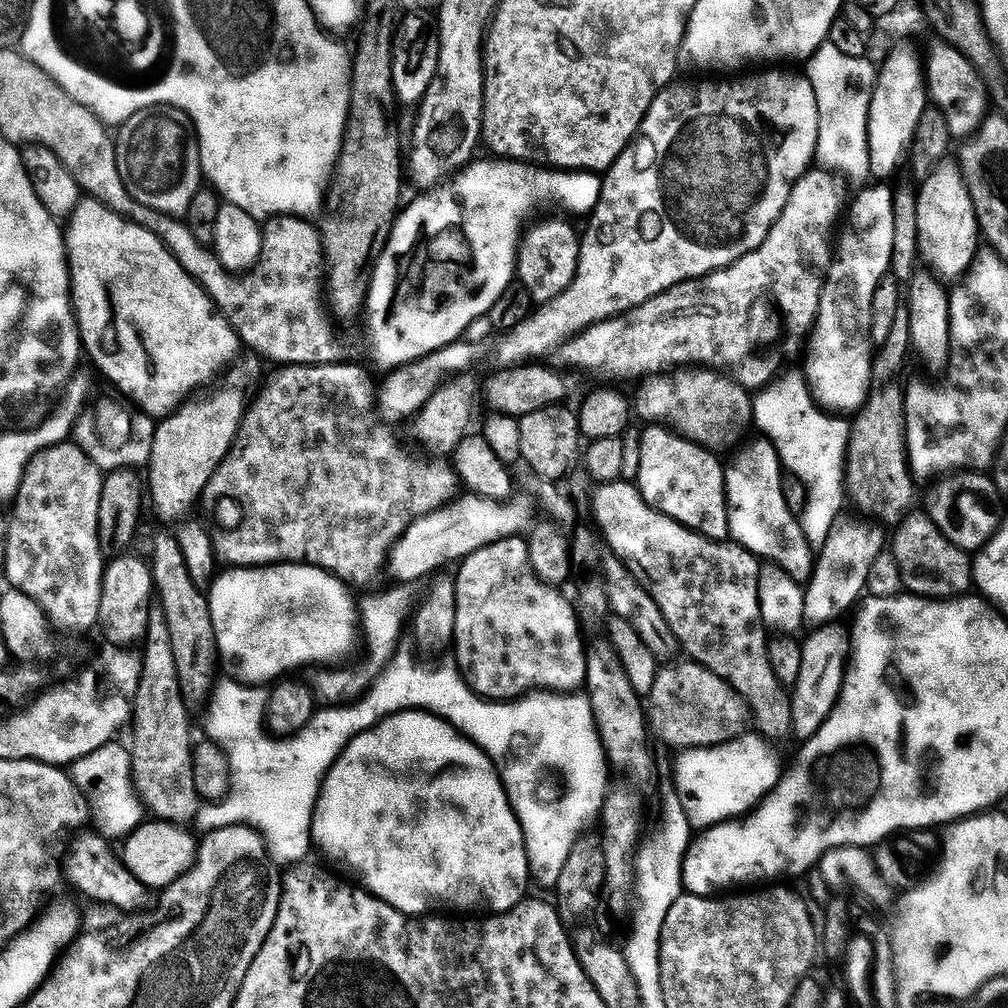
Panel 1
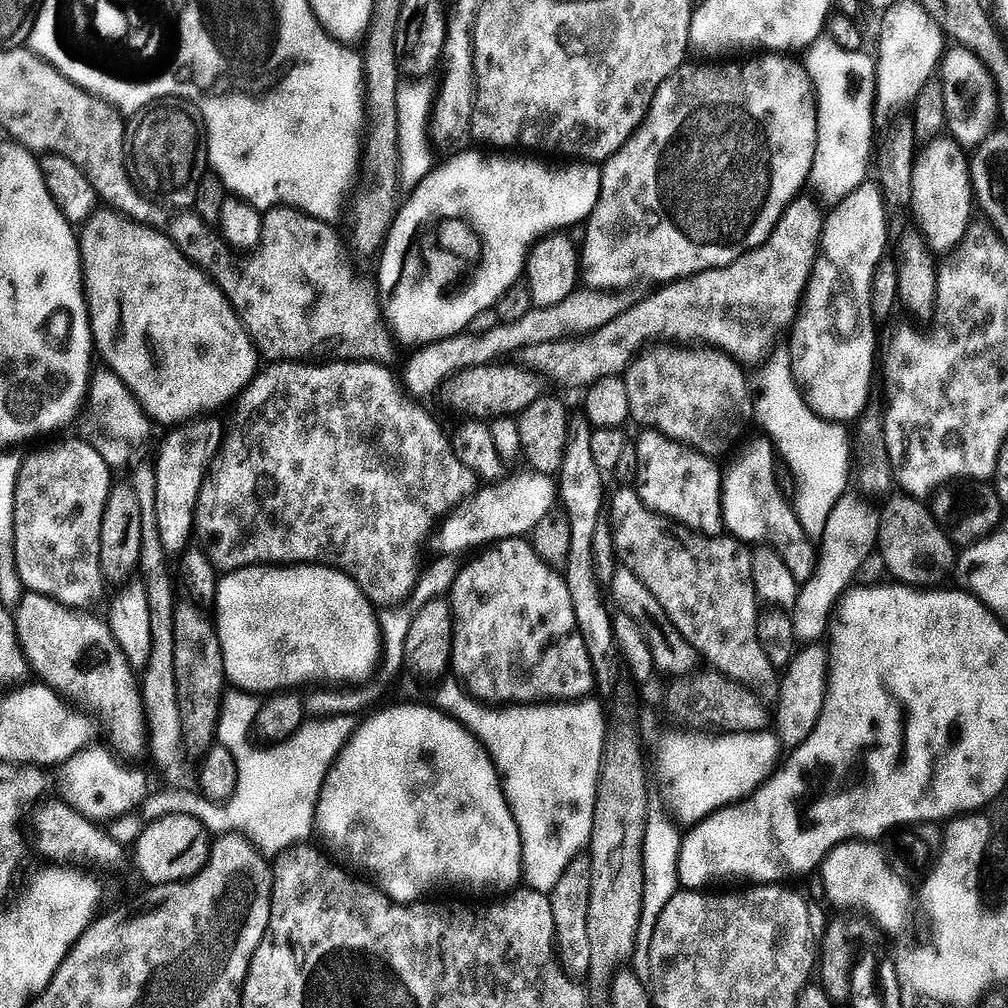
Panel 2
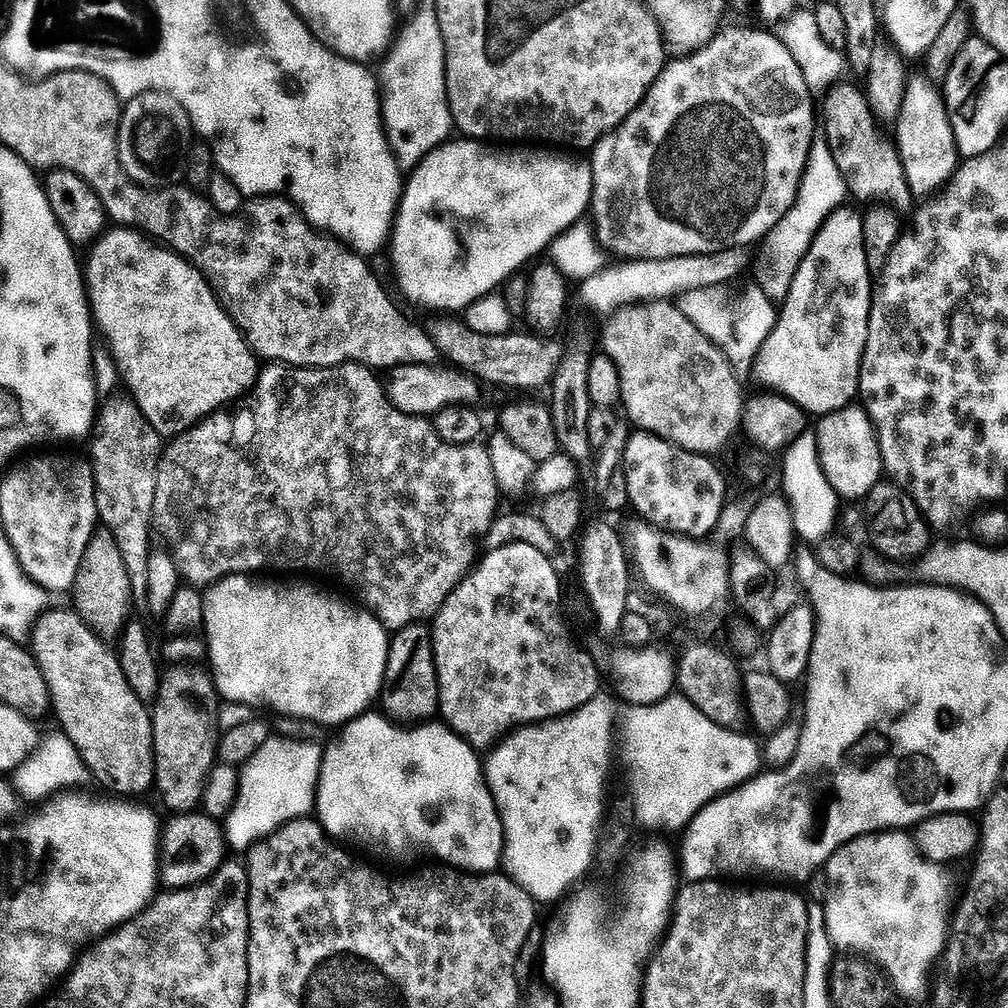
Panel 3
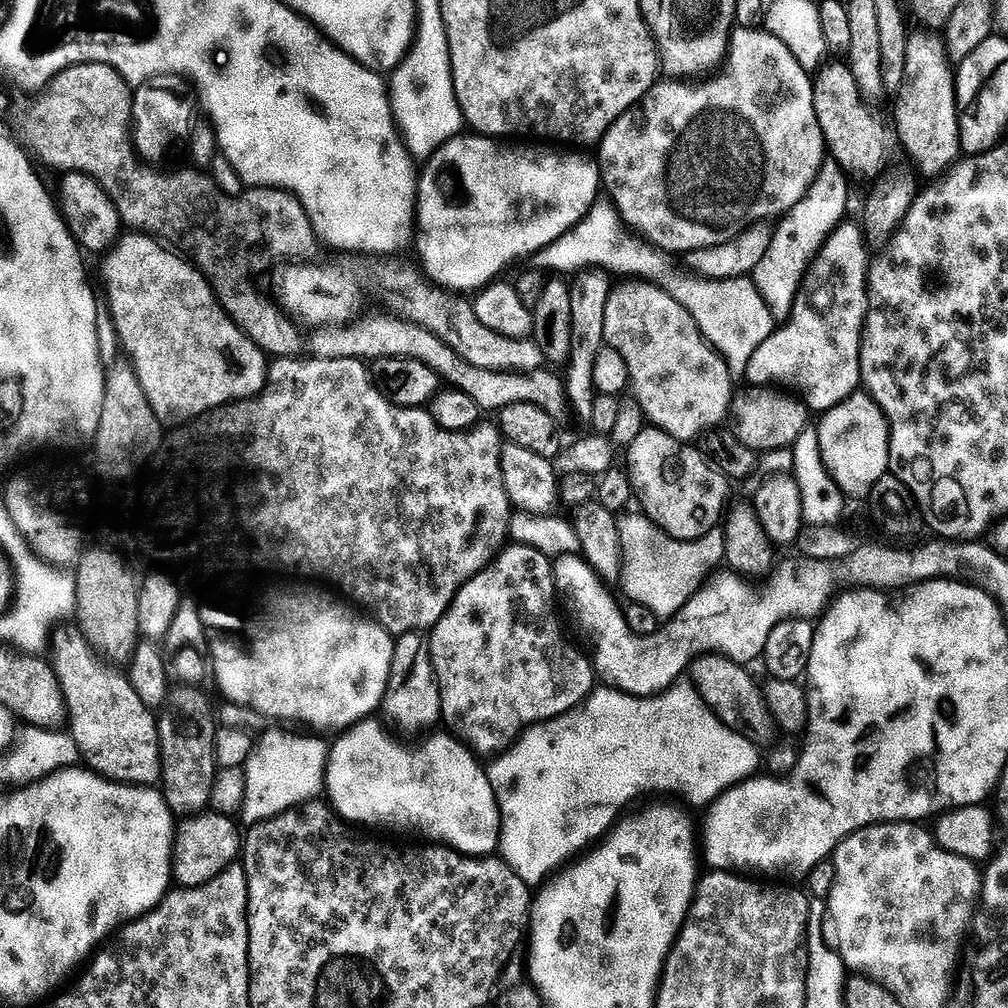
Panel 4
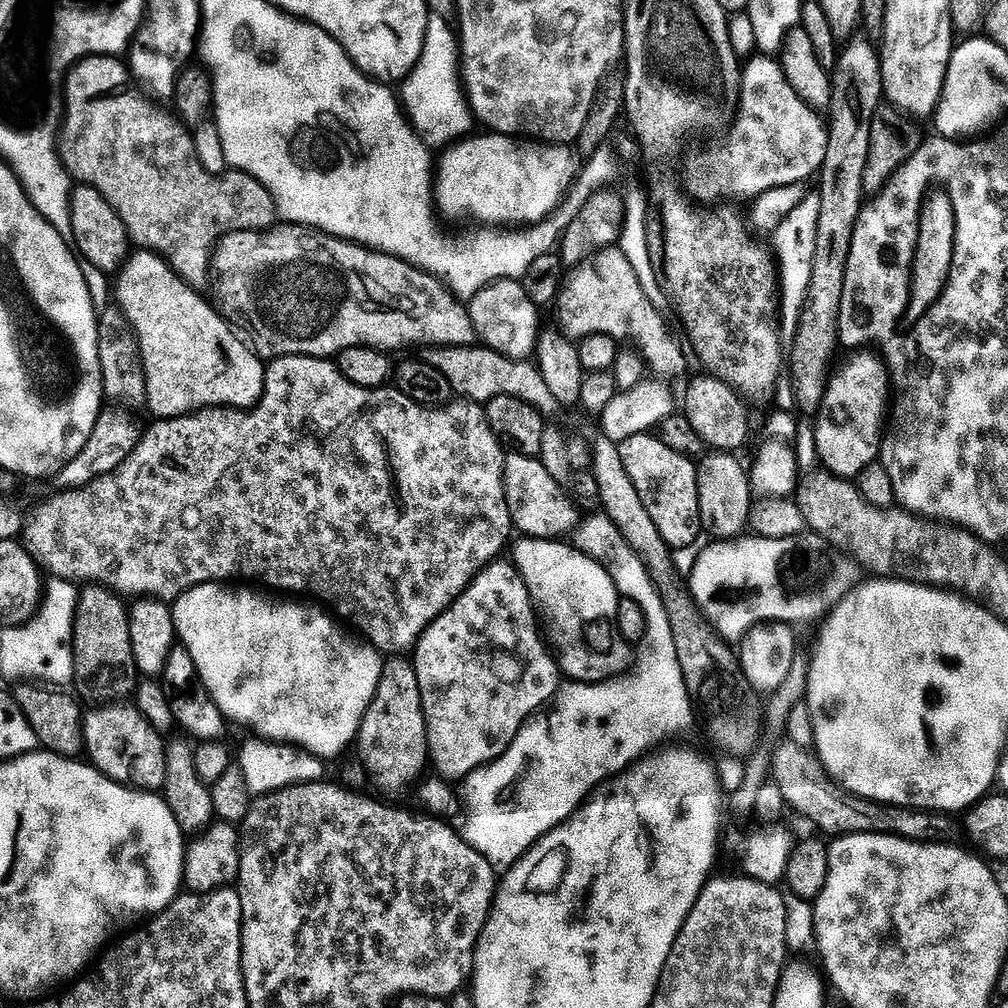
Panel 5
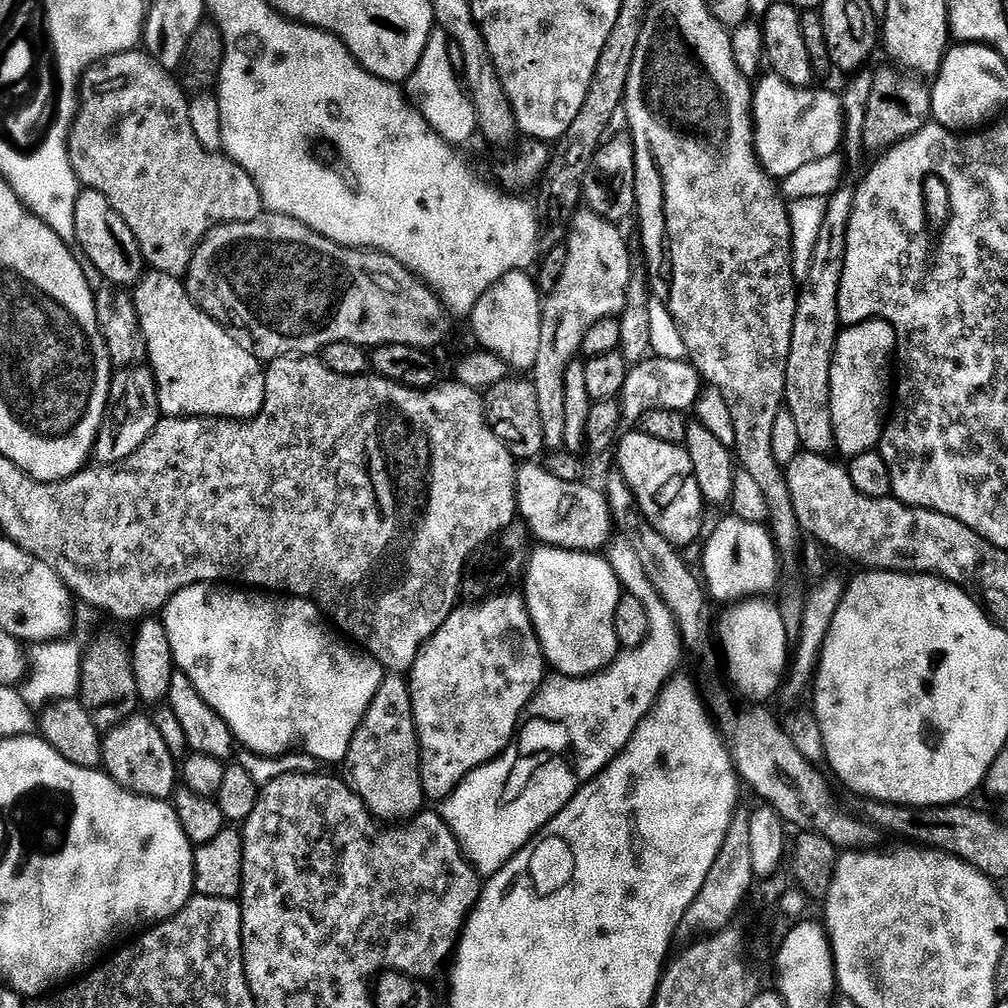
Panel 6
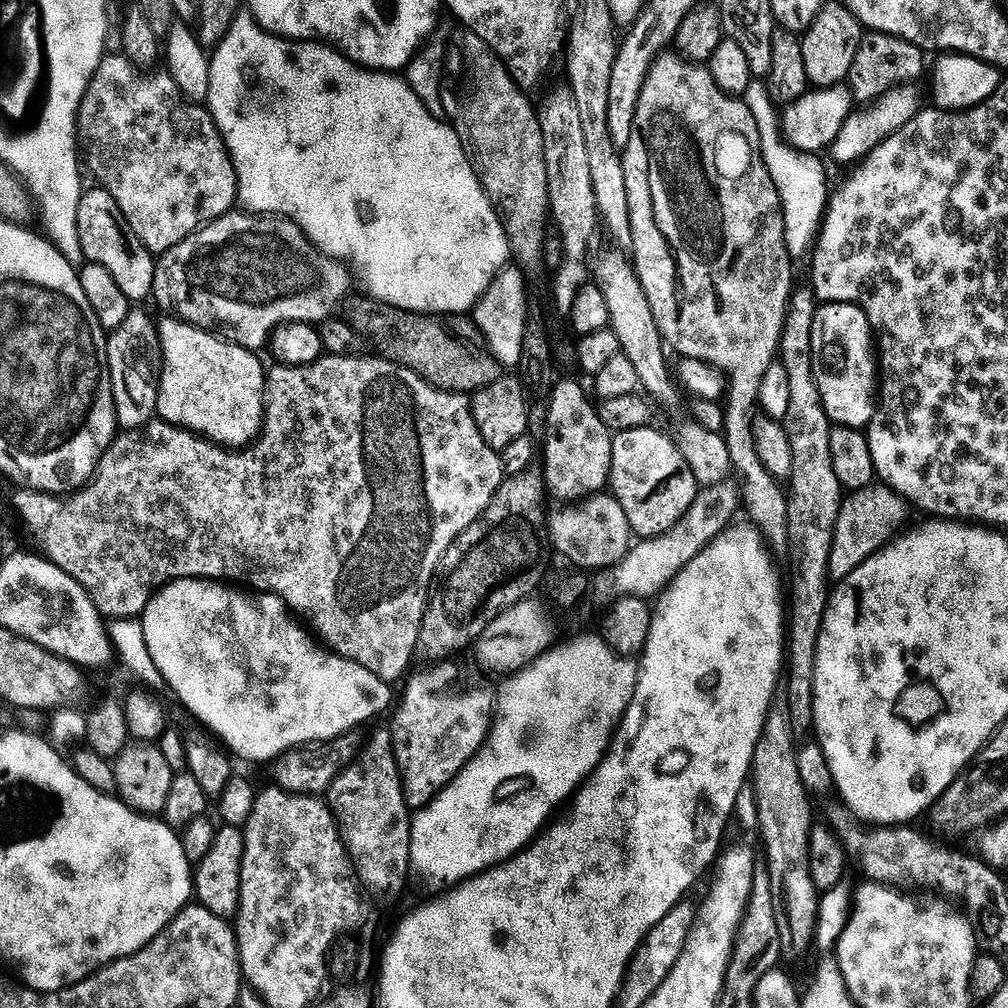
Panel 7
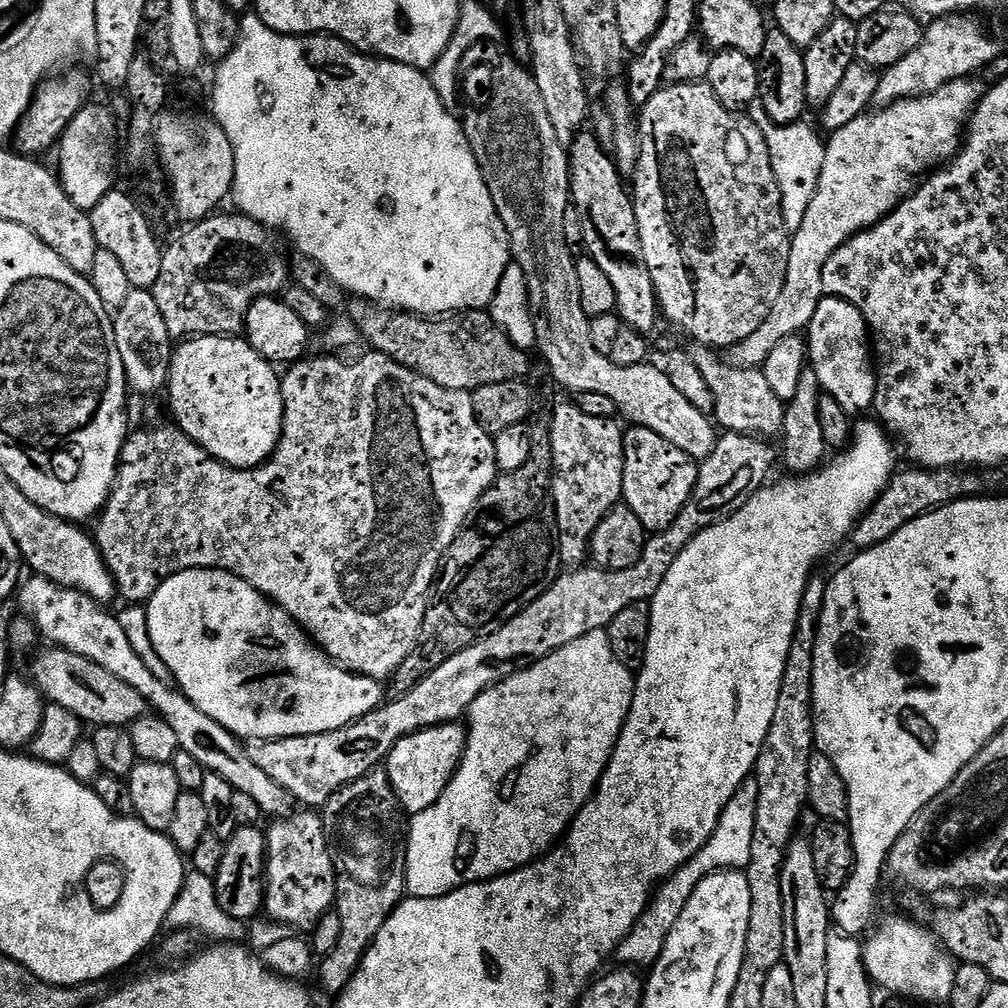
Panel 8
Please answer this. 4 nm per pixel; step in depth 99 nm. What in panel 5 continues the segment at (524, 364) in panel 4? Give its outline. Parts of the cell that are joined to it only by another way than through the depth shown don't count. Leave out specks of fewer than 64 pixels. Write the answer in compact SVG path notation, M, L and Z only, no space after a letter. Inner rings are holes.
M284 222L273 226L266 230L266 238L270 238L270 255L264 260L264 272L266 264L270 264L270 276L264 274L260 280L256 278L248 298L232 298L228 294L226 302L218 302L218 310L226 310L224 319L247 337L256 355L265 362L280 360L283 356L336 358L348 347L375 348L392 354L395 348L404 348L407 344L466 348L477 343L478 333L465 301L455 296L439 276L432 276L396 256L305 228L302 224ZM372 299L382 302L384 310L374 310Z

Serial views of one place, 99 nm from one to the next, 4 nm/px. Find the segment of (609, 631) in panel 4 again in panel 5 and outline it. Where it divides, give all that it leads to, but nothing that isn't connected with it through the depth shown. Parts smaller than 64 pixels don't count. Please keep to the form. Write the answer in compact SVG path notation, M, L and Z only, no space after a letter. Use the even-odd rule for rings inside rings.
M521 537L512 546L513 564L523 575L539 615L551 626L549 643L568 634L568 622L574 618L590 620L617 614L620 595L606 566L573 548L571 543L538 537Z

